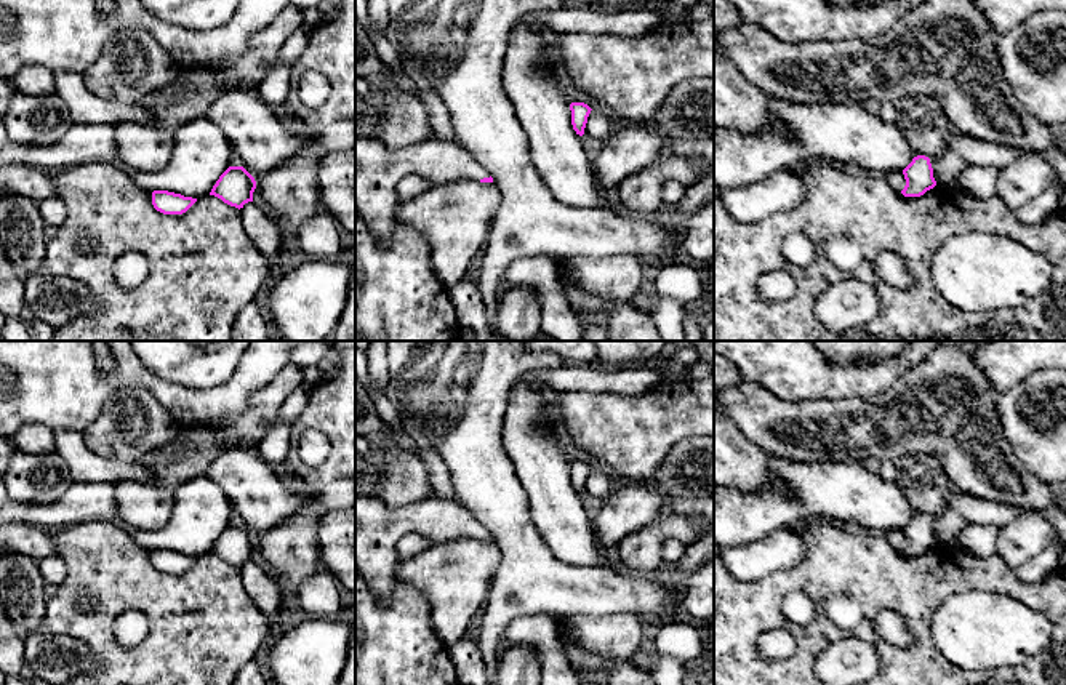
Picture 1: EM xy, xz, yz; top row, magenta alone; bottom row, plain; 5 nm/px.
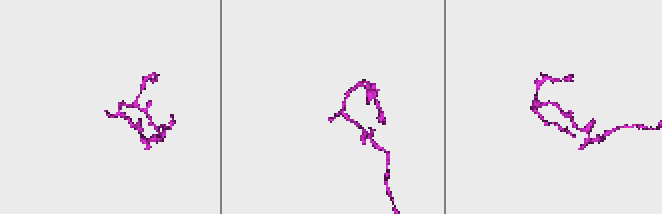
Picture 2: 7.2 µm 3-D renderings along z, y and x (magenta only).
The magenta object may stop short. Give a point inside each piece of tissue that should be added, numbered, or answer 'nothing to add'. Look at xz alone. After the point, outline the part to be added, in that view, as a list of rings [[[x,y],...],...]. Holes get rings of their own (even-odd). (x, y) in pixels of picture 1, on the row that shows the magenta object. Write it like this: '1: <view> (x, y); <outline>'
1: xz (378, 172); [[[355,136],[355,211],[379,240],[389,238],[402,224],[395,189],[407,176],[434,184],[490,178],[456,141],[431,138],[392,152],[376,136]]]

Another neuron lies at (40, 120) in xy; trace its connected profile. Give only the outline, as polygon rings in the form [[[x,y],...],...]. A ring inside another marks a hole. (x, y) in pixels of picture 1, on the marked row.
[[[16,93],[2,122],[16,142],[35,146],[58,142],[74,125],[69,107],[56,93],[46,96]]]

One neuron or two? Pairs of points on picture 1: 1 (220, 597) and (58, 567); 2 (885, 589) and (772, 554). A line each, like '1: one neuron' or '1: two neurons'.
1: two neurons
2: two neurons

